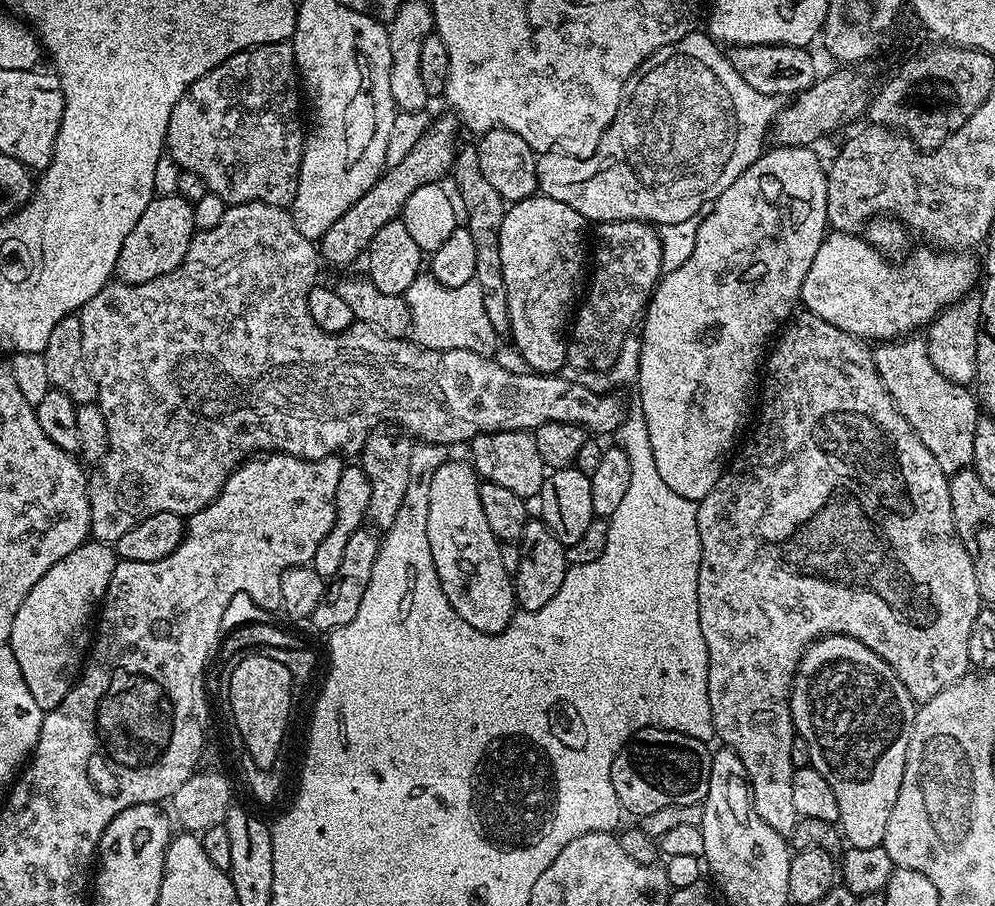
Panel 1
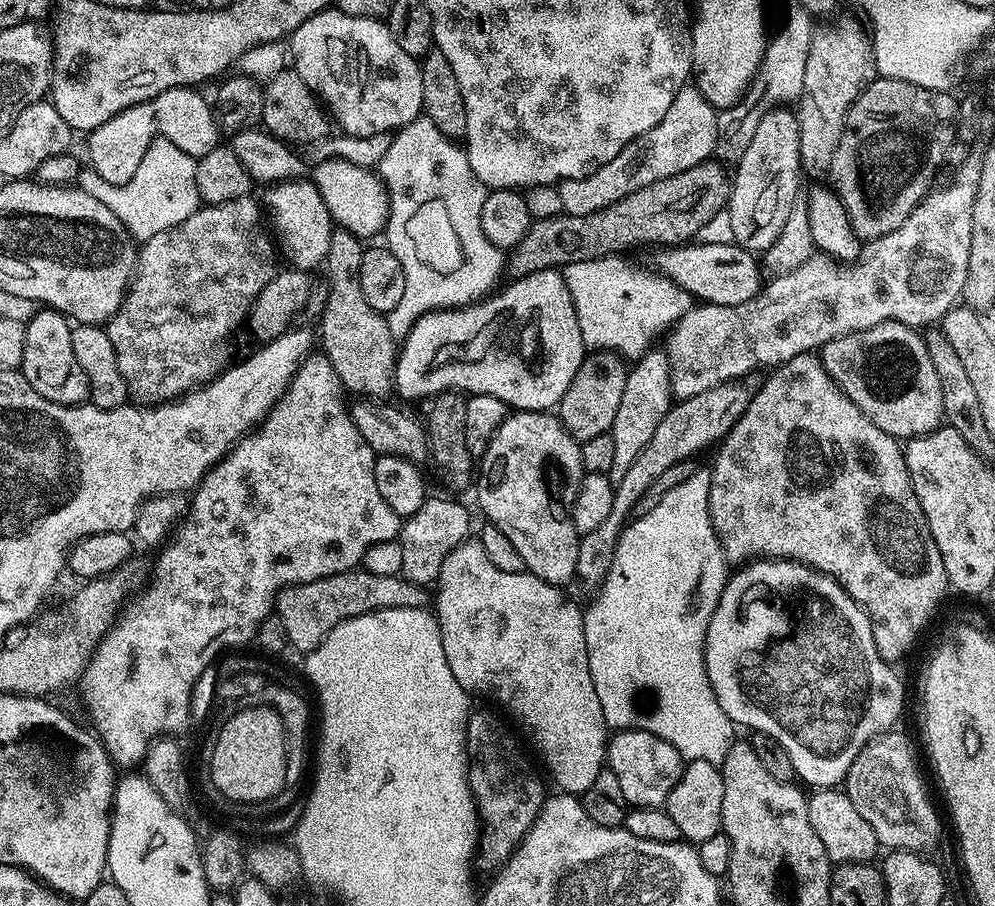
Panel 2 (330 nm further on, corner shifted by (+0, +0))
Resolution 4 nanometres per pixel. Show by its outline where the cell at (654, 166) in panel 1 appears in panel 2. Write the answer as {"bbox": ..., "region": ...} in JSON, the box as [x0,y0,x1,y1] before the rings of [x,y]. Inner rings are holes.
{"bbox":[559,86,717,216],"region":[[[685,86],[674,102],[670,102],[666,118],[662,118],[658,126],[646,130],[646,134],[629,142],[618,158],[610,158],[606,166],[594,170],[594,174],[589,176],[559,181],[563,211],[570,216],[594,214],[618,202],[618,198],[626,198],[626,194],[634,194],[634,190],[650,186],[650,182],[658,182],[658,178],[670,178],[670,174],[682,174],[682,170],[698,166],[717,151],[717,115],[717,109],[700,93],[699,88]]]}

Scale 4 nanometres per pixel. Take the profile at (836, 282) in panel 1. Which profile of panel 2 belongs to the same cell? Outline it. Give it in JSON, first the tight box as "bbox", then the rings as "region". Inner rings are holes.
{"bbox":[663,242,762,306],"region":[[[690,242],[685,246],[669,247],[667,252],[663,273],[683,286],[689,297],[697,301],[718,306],[738,306],[742,302],[750,302],[762,291],[761,261],[735,242],[724,245]]]}

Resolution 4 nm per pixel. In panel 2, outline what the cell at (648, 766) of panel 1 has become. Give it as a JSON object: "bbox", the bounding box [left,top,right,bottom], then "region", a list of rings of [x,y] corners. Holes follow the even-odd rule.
{"bbox":[606,730,685,808],"region":[[[620,730],[609,739],[606,745],[606,764],[612,769],[626,794],[626,802],[637,808],[658,808],[674,790],[678,778],[684,772],[685,759],[670,742],[649,732]]]}

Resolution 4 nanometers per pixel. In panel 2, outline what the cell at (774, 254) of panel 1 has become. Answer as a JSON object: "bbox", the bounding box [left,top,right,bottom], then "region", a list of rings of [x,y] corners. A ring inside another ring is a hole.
{"bbox":[727,110,802,254],"region":[[[775,110],[767,113],[758,126],[758,132],[751,139],[750,146],[747,146],[745,152],[740,156],[738,163],[734,168],[734,175],[732,176],[732,196],[728,199],[727,211],[730,214],[731,225],[733,227],[733,238],[735,243],[739,244],[741,248],[747,248],[749,252],[753,254],[763,254],[767,252],[768,247],[778,238],[778,234],[784,226],[786,226],[786,220],[790,214],[790,208],[792,203],[798,199],[798,193],[796,192],[800,188],[800,171],[802,171],[802,165],[800,163],[800,129],[802,127],[801,121],[796,121],[796,116],[792,112],[786,112],[790,110]]]}

